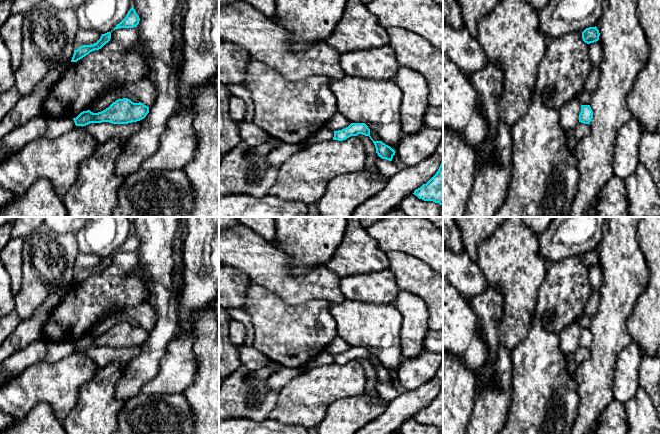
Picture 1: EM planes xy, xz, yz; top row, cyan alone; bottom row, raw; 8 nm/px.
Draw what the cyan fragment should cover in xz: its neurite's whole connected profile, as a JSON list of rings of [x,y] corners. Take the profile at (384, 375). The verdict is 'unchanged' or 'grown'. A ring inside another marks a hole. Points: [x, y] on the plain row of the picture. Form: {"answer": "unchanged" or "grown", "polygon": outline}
{"answer": "unchanged", "polygon": [[[351,347],[348,351],[342,353],[342,354],[338,354],[338,355],[334,355],[334,361],[333,364],[338,364],[338,365],[343,365],[346,364],[347,362],[351,361],[351,360],[357,360],[358,358],[362,358],[365,360],[369,360],[370,363],[373,365],[375,372],[376,372],[376,377],[378,378],[379,381],[381,381],[382,383],[386,383],[389,385],[392,385],[393,380],[395,379],[395,375],[394,373],[392,373],[390,370],[386,369],[385,367],[383,367],[382,365],[374,365],[371,360],[370,360],[370,353],[368,352],[368,350],[365,347]]]}

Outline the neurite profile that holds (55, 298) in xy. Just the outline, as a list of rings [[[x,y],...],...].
[[[60,289],[57,292],[52,293],[51,295],[49,295],[47,297],[47,299],[41,305],[41,307],[47,306],[47,305],[49,305],[50,307],[53,307],[53,306],[59,304],[65,297],[66,293],[67,293],[66,289]]]

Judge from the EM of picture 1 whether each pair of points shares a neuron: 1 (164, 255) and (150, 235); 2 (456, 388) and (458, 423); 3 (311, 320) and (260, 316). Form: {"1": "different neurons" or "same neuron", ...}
{"1": "same neuron", "2": "same neuron", "3": "same neuron"}

